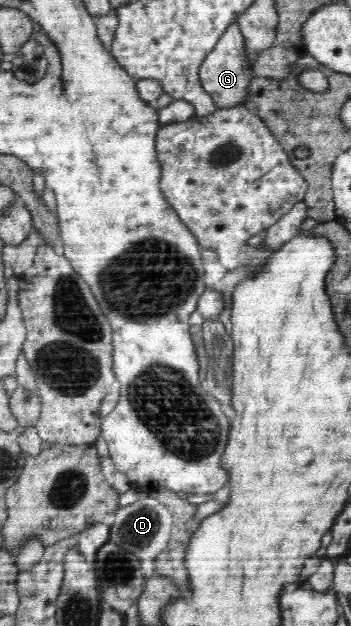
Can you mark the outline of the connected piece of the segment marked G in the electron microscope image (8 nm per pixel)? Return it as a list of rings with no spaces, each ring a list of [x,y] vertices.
[[[235,18],[219,38],[215,49],[203,60],[198,71],[203,89],[213,98],[217,109],[244,105],[251,89],[251,81],[256,77],[246,55],[245,38],[241,33],[238,18]]]

